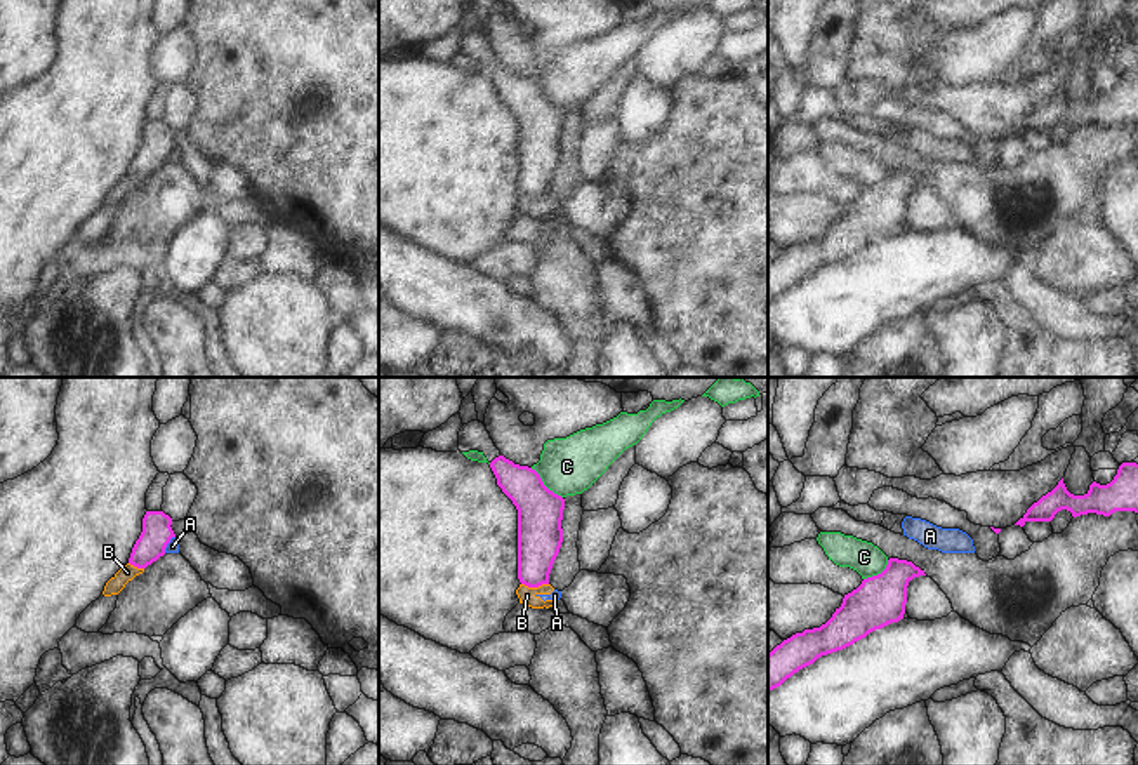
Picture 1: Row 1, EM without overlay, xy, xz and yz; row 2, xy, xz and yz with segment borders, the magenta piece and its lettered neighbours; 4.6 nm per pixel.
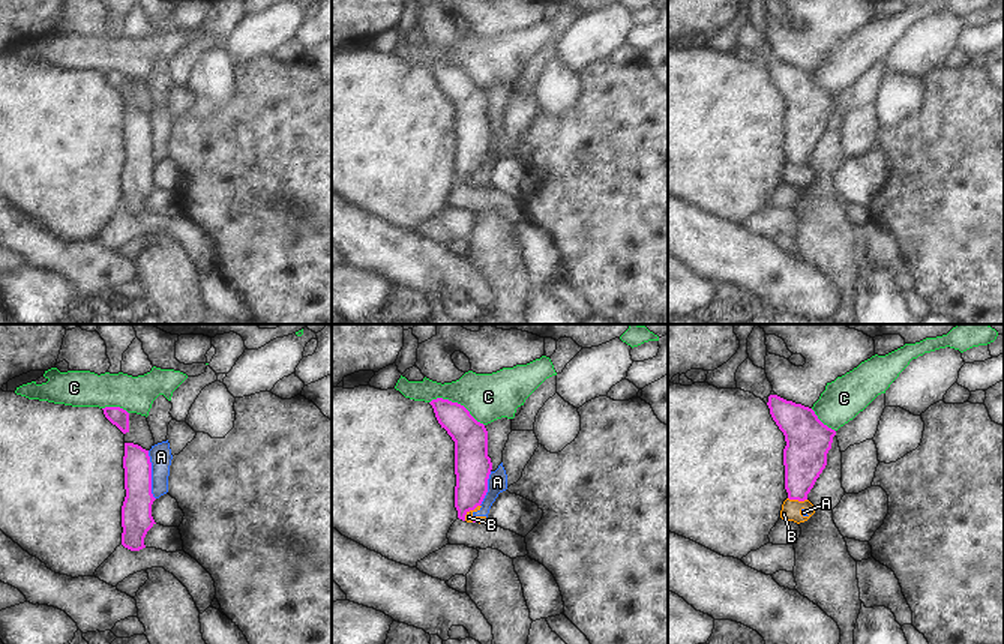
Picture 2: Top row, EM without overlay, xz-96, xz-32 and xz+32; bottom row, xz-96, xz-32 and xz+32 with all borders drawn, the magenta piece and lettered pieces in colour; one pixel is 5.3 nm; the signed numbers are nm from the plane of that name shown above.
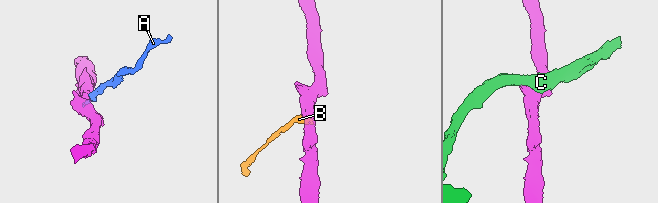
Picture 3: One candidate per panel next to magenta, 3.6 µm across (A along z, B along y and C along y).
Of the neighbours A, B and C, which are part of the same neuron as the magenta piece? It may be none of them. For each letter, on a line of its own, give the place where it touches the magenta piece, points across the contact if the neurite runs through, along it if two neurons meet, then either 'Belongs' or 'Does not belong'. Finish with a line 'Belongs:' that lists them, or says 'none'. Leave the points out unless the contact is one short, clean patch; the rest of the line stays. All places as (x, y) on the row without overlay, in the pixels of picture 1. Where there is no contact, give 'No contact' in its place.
A: Touches magenta at xy (167, 153). Boundary: xy (174, 146), (164, 162). Does not belong
B: Touches magenta at xz (535, 197). Boundary: xz (522, 193), (529, 197), (548, 195). Does not belong
C: Touches magenta at xz (542, 94). Does not belong
Belongs: none.

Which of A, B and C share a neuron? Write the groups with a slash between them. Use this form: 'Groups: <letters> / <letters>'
Groups: A B / C.

